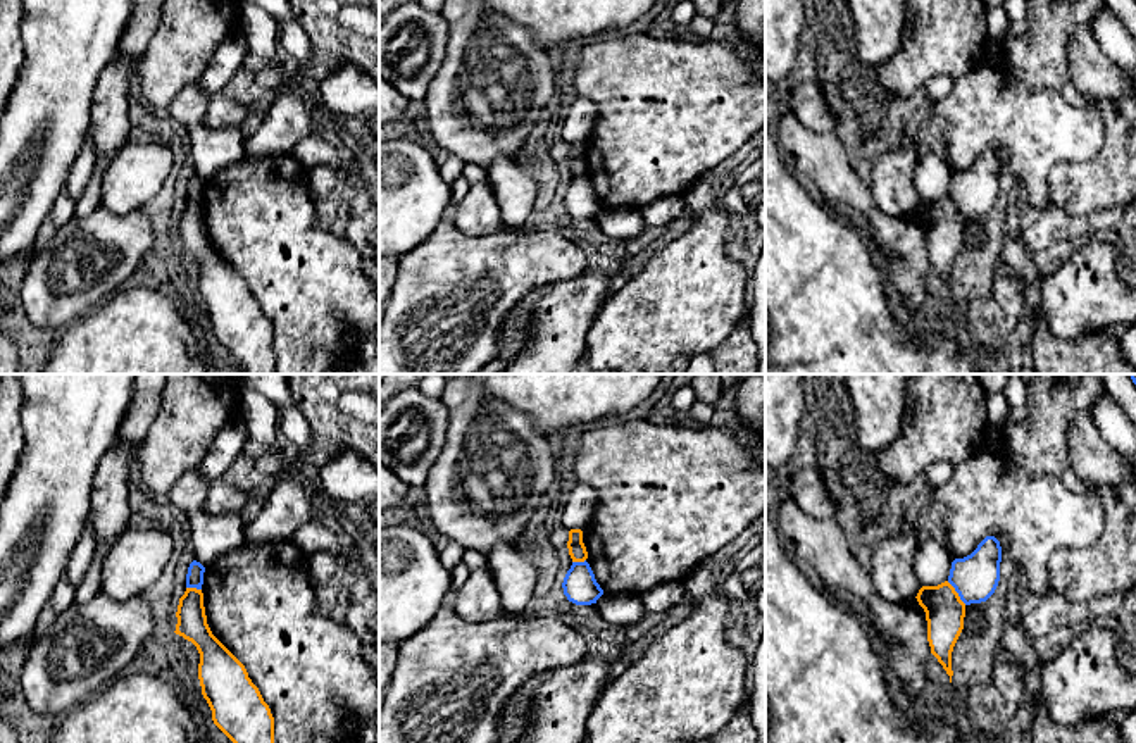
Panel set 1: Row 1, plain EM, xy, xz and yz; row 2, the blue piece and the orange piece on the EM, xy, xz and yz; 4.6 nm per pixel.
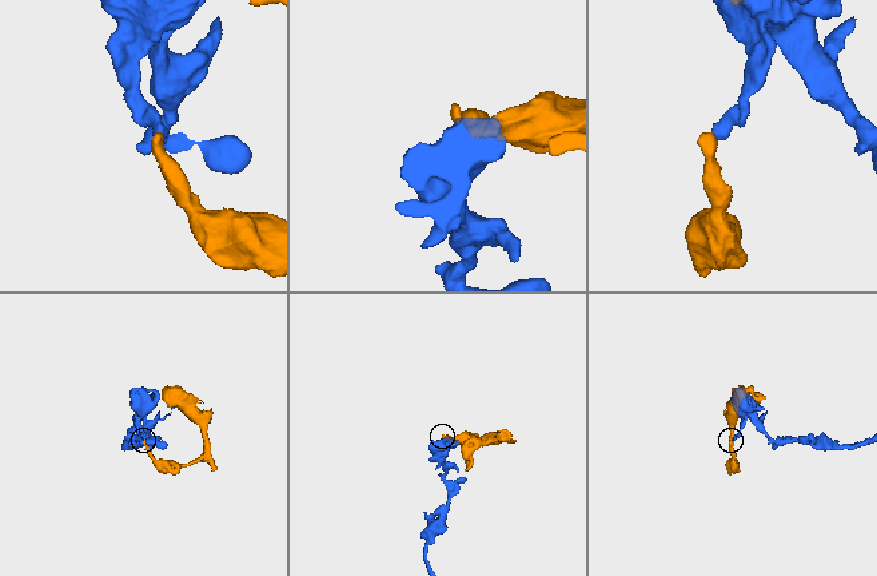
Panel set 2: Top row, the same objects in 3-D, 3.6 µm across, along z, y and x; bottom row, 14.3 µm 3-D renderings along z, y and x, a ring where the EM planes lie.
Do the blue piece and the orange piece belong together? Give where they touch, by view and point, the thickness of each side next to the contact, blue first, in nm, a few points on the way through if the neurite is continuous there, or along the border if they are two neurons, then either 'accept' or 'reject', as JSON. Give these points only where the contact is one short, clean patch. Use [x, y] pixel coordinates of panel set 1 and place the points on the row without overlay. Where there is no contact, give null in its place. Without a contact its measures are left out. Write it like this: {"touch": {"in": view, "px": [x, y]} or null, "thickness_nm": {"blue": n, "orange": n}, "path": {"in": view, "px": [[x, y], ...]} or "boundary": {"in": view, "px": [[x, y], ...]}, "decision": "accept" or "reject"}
{"touch": {"in": "yz", "px": [957, 206]}, "thickness_nm": {"blue": 220, "orange": 180}, "boundary": {"in": "yz", "px": [[947, 195], [966, 218]]}, "decision": "reject"}

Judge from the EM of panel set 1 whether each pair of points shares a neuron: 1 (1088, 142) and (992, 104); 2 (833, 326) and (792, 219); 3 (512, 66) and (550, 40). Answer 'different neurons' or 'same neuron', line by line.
1: same neuron
2: same neuron
3: different neurons

